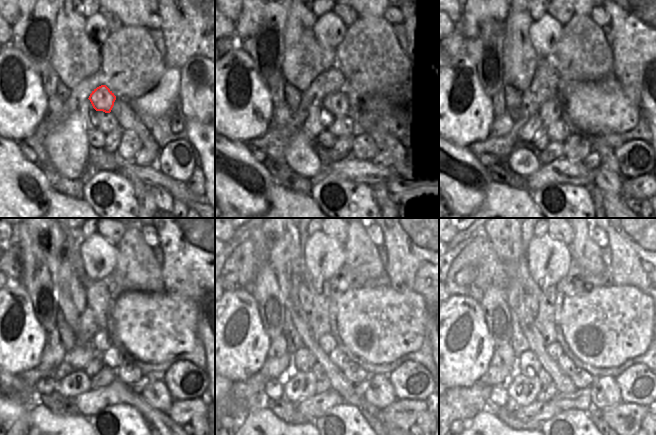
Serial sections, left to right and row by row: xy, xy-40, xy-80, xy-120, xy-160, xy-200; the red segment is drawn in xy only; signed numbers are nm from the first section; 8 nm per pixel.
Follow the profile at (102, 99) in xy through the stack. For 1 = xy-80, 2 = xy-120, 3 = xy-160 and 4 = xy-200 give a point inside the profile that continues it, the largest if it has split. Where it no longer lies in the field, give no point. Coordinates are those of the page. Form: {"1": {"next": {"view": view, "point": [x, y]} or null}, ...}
{"1": {"next": {"view": "xy-80", "point": [551, 110]}}, "2": {"next": {"view": "xy-120", "point": [102, 341]}}, "3": {"next": {"view": "xy-160", "point": [328, 343]}}, "4": {"next": {"view": "xy-200", "point": [554, 349]}}}

